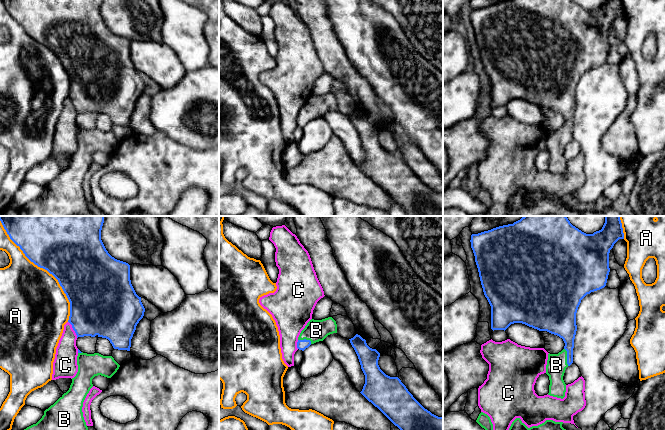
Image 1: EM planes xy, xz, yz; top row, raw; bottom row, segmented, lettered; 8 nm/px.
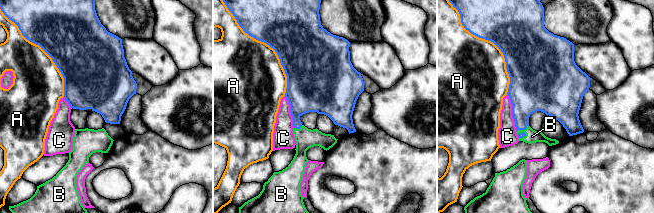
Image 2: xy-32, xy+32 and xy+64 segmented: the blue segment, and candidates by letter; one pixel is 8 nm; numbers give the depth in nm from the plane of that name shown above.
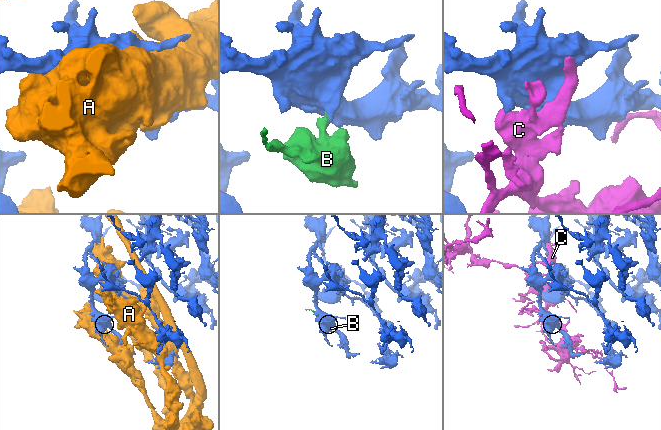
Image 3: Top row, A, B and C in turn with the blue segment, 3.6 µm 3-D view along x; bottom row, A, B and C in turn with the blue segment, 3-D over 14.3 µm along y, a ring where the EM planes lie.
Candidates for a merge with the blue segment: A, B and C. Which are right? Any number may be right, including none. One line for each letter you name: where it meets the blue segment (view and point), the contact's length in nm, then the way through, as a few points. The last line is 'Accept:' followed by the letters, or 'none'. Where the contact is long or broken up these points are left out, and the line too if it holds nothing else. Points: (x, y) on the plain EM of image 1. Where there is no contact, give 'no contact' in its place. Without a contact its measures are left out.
B: yz (567, 133) | 150 nm | across yz (564, 102), (568, 110), (567, 133), (556, 141)
Accept: B

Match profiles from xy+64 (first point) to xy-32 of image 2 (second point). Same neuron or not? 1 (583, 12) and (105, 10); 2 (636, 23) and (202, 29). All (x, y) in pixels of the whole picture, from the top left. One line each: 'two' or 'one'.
1: one
2: two

